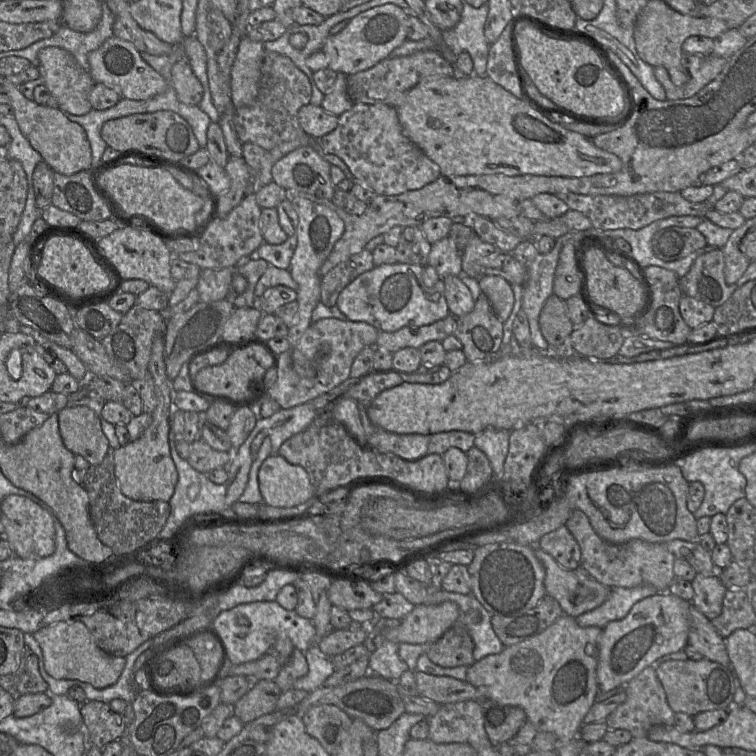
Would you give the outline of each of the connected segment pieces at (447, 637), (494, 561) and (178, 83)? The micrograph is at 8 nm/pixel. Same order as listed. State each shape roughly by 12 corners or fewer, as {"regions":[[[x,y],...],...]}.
{"regions":[[[454,625],[426,650],[442,667],[469,667],[474,643]],[[480,546],[467,569],[491,615],[532,609],[546,595],[531,546]],[[185,57],[172,67],[180,102],[199,105],[203,87]]]}

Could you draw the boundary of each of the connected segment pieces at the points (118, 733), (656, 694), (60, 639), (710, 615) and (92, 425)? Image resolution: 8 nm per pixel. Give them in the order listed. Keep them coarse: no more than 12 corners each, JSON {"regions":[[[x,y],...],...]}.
{"regions":[[[107,703],[80,706],[88,741],[103,749],[126,733]],[[655,666],[625,686],[626,700],[605,720],[609,729],[645,738],[674,725]],[[81,621],[42,626],[33,637],[46,672],[101,689],[125,657],[101,650]],[[697,573],[693,606],[718,617],[727,588],[717,576]],[[86,406],[58,412],[65,447],[92,465],[109,441],[100,417]]]}

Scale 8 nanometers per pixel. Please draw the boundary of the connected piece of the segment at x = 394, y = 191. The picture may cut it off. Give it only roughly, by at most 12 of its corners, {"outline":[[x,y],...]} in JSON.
{"outline":[[355,103],[317,139],[375,194],[442,175],[395,107]]}

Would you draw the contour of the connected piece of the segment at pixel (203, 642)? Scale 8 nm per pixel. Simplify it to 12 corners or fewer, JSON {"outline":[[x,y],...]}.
{"outline":[[210,634],[183,642],[200,664],[209,681],[223,660],[223,647]]}

